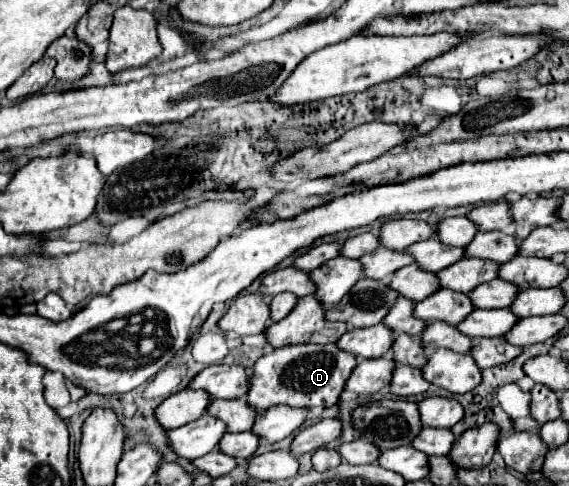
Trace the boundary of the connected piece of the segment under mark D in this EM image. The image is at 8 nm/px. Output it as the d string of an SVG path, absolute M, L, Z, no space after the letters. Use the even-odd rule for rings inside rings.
M287 345L263 355L253 365L249 377L247 403L255 411L265 411L273 405L287 407L331 407L339 401L347 375L351 375L357 359L345 351L337 351L335 345Z

